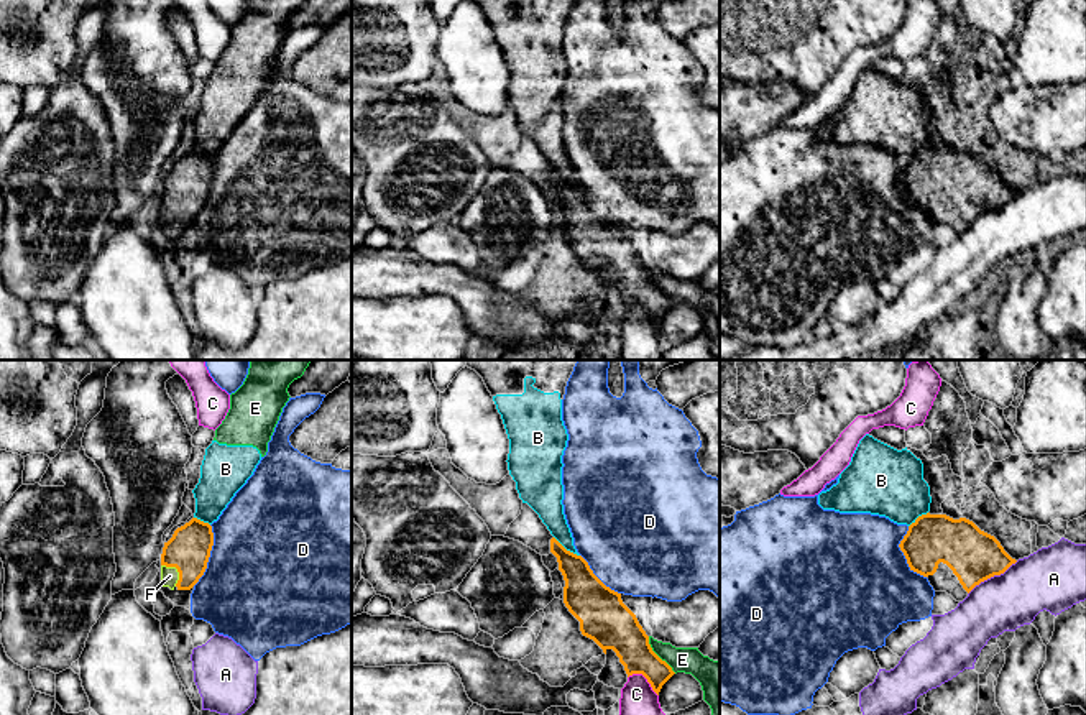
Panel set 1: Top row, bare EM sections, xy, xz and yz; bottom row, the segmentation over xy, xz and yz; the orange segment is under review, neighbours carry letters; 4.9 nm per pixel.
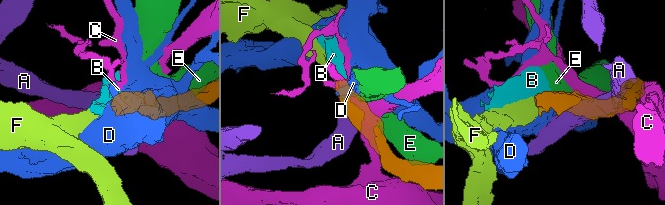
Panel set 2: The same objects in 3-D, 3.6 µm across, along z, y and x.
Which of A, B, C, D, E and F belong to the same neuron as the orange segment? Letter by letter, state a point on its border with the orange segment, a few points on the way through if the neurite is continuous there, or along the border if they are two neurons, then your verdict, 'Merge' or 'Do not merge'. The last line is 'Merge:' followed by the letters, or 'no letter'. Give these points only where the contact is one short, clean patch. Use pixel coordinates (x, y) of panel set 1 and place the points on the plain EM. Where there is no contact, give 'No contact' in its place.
A: Touches orange at yz (993, 207). Do not merge
B: Touches orange at xz (566, 181). Boundary: xz (554, 168), (579, 188). Do not merge
C: Touches orange at xz (646, 309). Do not merge
D: Touches orange at xy (209, 188). Do not merge
E: Touches orange at xz (656, 286). Do not merge
F: Touches orange at xy (178, 202). Path across: xy (189, 179), (178, 202), (170, 207). Merge
Merge: F

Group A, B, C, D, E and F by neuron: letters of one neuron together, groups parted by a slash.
A / B E / C / D / F

